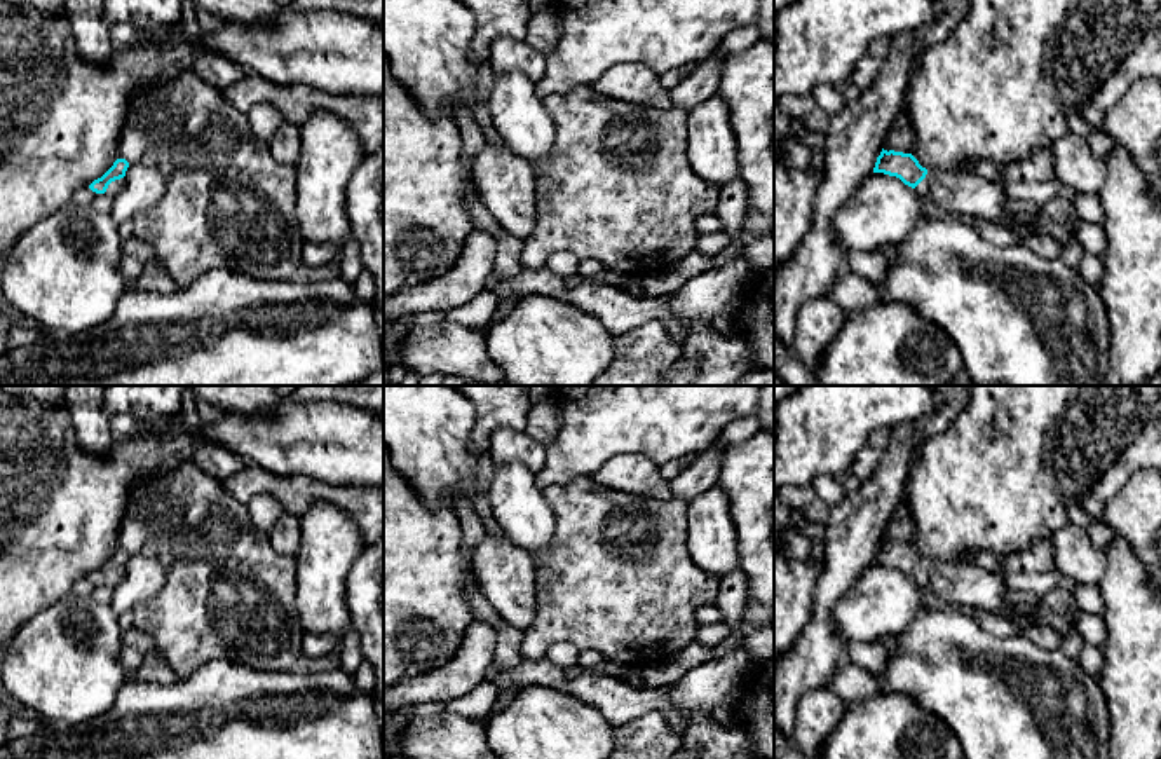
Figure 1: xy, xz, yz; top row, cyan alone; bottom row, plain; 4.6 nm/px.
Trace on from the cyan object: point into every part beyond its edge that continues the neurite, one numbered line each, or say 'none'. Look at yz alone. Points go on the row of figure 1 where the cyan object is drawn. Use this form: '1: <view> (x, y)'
1: yz (961, 194)

